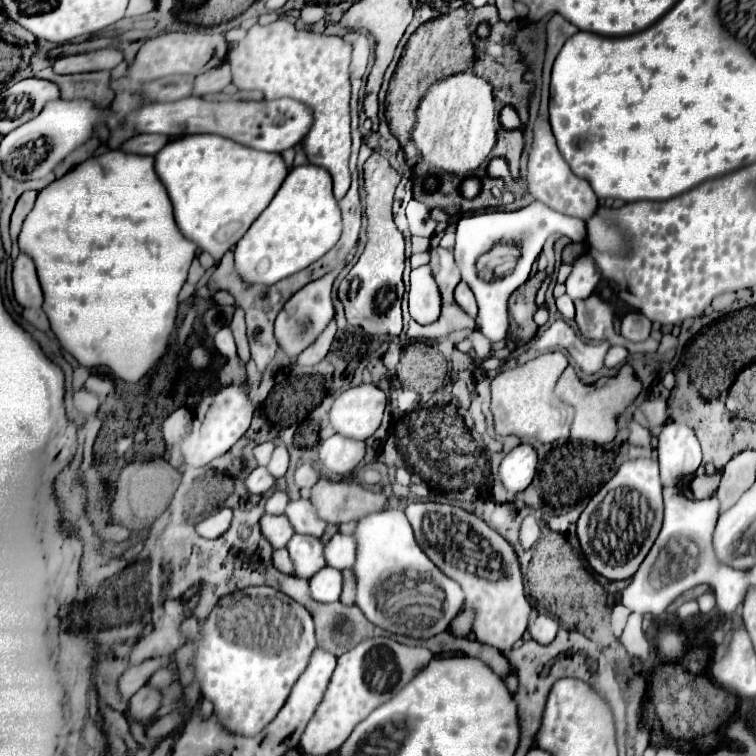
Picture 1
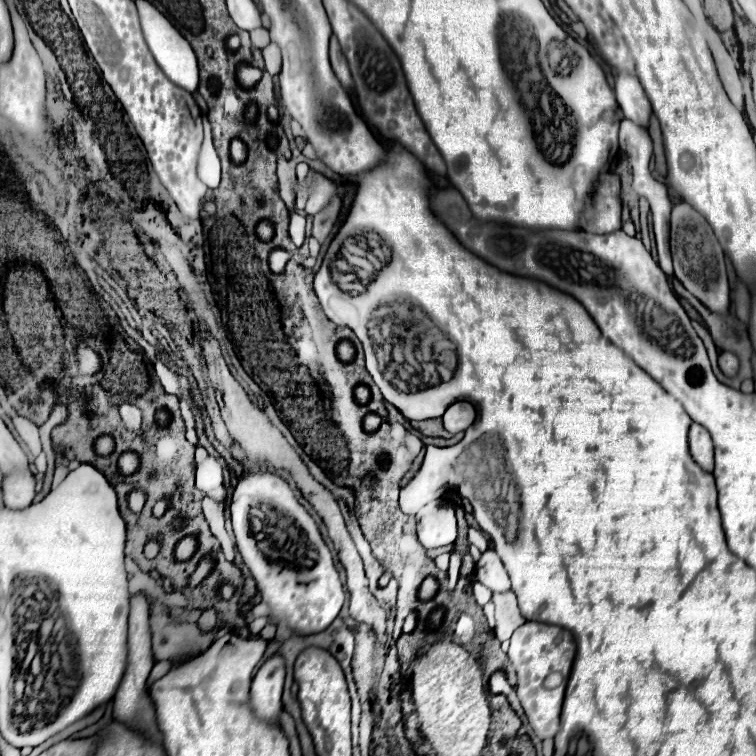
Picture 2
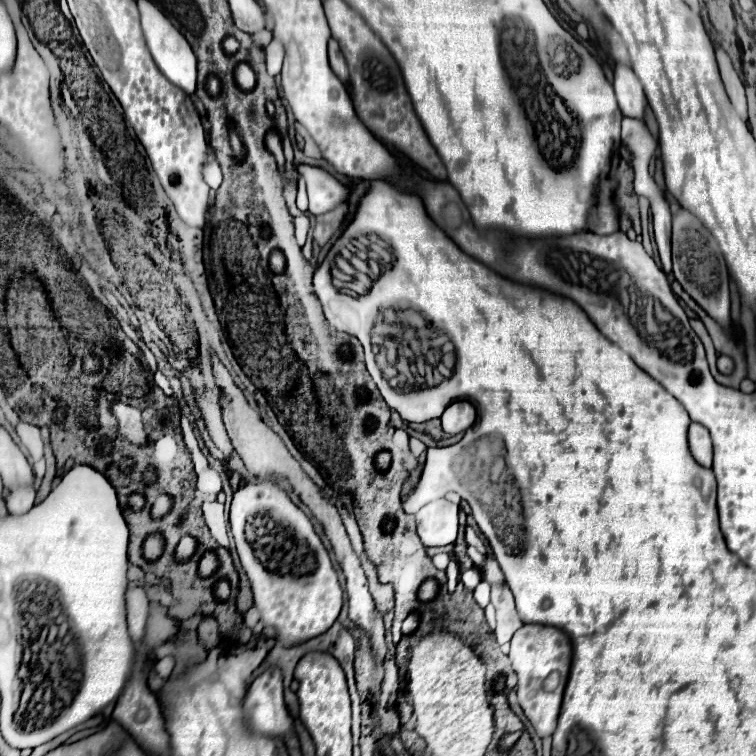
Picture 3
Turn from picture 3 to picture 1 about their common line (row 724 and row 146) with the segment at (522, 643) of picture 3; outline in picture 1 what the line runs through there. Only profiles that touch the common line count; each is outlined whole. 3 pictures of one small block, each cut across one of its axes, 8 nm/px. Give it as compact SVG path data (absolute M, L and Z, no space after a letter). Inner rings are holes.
M540 118L536 120L536 126L534 126L534 144L532 144L530 160L528 160L528 188L536 200L544 202L552 210L562 212L566 216L588 220L598 208L598 198L594 190L590 188L588 182L584 182L584 178L576 178L576 174L572 174L566 160L558 152L550 124Z

